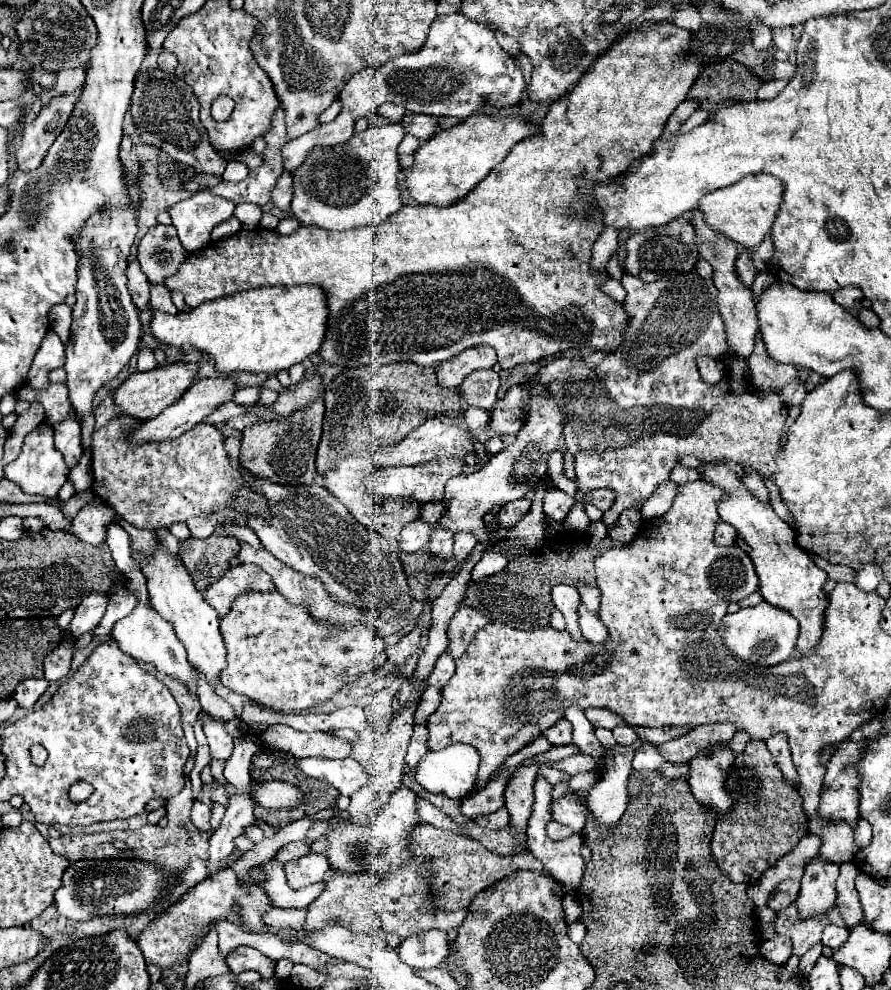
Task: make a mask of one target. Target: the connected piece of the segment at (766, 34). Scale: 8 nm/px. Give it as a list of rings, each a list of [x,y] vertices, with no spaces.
[[[756,23],[754,25],[754,29],[756,29],[756,33],[754,33],[752,38],[752,43],[754,48],[757,51],[762,51],[768,48],[770,43],[772,43],[772,31],[770,29],[762,29],[762,25],[760,23]]]

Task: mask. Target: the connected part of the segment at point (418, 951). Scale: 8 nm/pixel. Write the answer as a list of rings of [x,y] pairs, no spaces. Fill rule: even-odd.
[[[436,929],[412,935],[400,943],[398,955],[412,969],[438,967],[448,955],[448,935]]]

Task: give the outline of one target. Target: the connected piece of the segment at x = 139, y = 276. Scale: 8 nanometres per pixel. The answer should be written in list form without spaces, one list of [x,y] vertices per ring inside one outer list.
[[[130,261],[128,263],[126,277],[128,277],[128,289],[130,289],[130,295],[132,295],[134,305],[138,309],[146,309],[148,307],[148,301],[150,301],[150,287],[148,287],[148,279],[142,273],[138,261]]]

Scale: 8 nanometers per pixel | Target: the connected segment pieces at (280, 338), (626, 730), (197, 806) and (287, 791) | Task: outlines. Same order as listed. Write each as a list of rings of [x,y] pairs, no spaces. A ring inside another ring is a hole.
[[[278,285],[226,295],[178,315],[154,311],[150,331],[154,339],[162,343],[176,347],[190,343],[198,351],[208,353],[224,375],[234,371],[274,373],[290,369],[292,365],[318,353],[326,337],[328,315],[326,291],[322,287]]]
[[[616,727],[614,739],[616,739],[618,745],[632,745],[634,741],[638,741],[638,737],[634,735],[634,731],[630,727]]]
[[[196,801],[192,806],[192,817],[194,821],[194,827],[202,829],[202,833],[212,833],[212,827],[210,827],[210,809],[206,807],[206,804]]]
[[[252,781],[252,799],[260,801],[260,805],[268,809],[288,809],[302,803],[302,791],[296,785],[282,781],[270,783]]]

